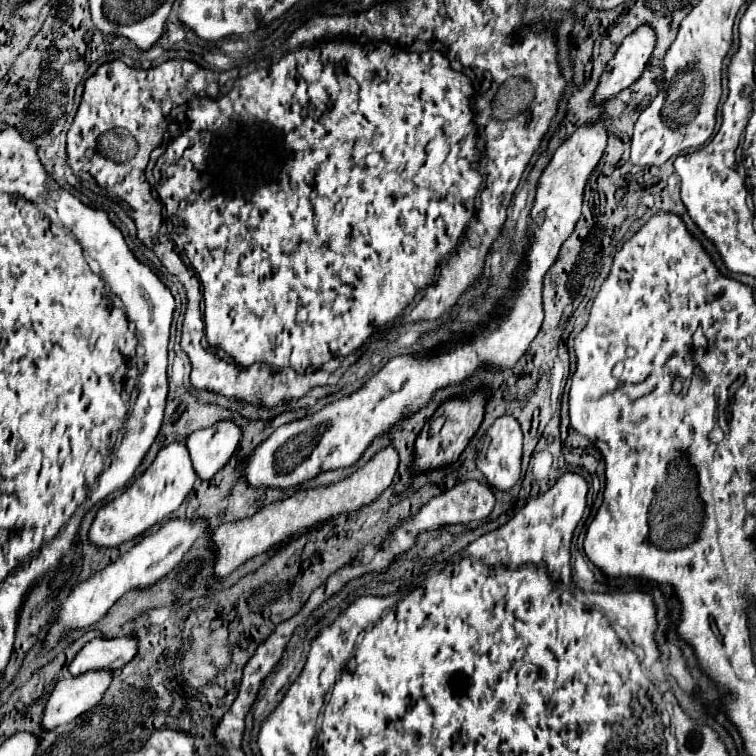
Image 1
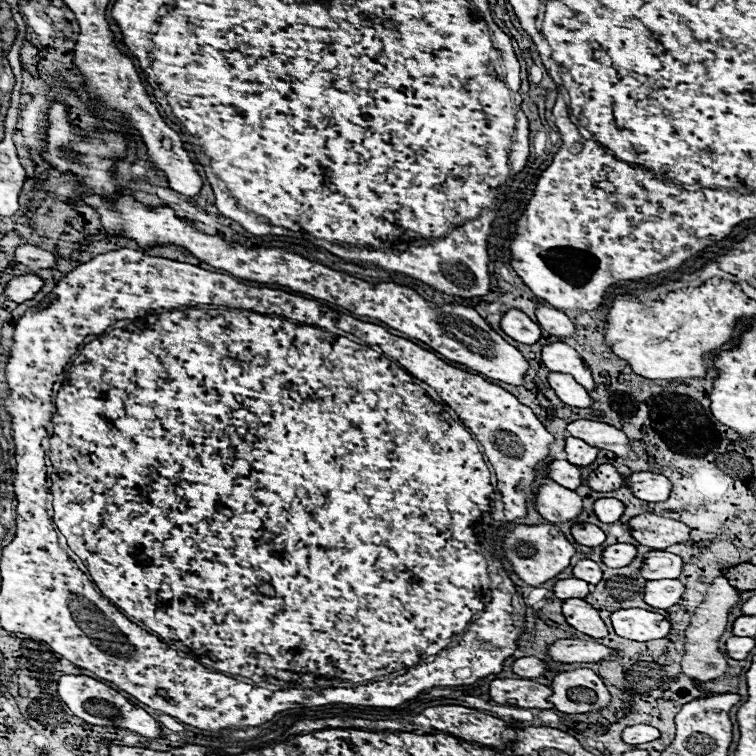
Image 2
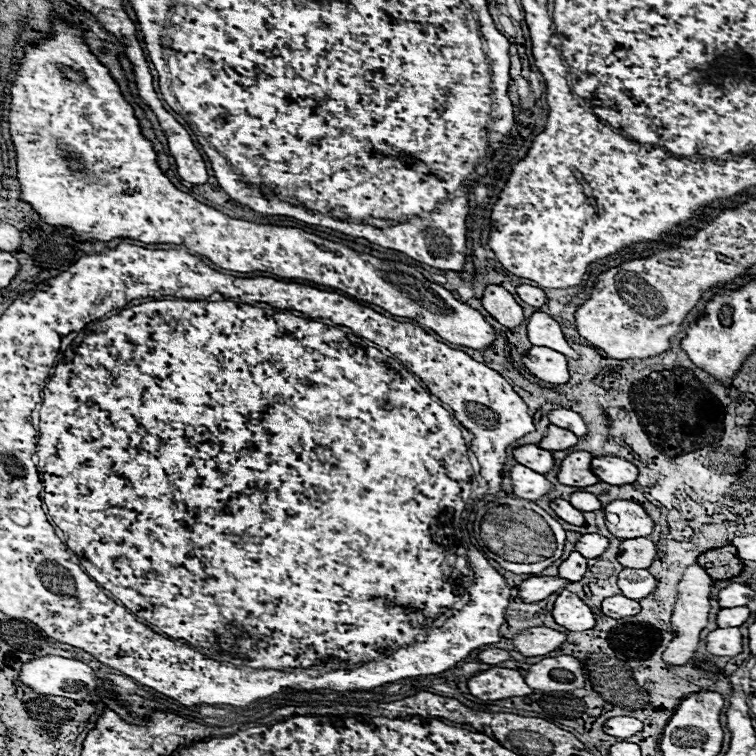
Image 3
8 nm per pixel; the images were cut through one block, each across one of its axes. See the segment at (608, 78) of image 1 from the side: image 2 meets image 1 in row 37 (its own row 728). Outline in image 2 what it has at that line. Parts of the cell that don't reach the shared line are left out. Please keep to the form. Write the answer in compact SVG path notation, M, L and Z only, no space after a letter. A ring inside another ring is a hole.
M636 724L622 732L622 740L626 744L646 744L646 742L652 742L658 738L660 738L660 732L648 724Z

